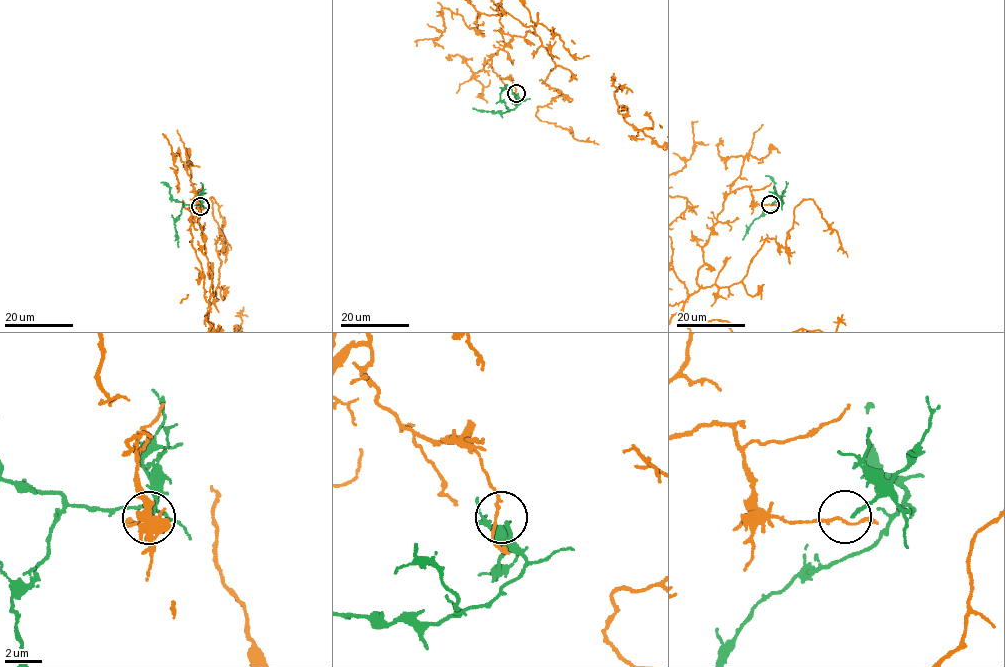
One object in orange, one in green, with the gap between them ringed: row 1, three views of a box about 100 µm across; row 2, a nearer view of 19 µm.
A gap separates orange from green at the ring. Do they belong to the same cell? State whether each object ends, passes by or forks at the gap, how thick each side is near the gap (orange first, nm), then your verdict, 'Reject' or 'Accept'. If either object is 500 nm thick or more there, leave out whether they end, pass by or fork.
At the ring orange passes by. At the ring green ends. Thickness 140 nm (orange) against 200 nm. Reject

